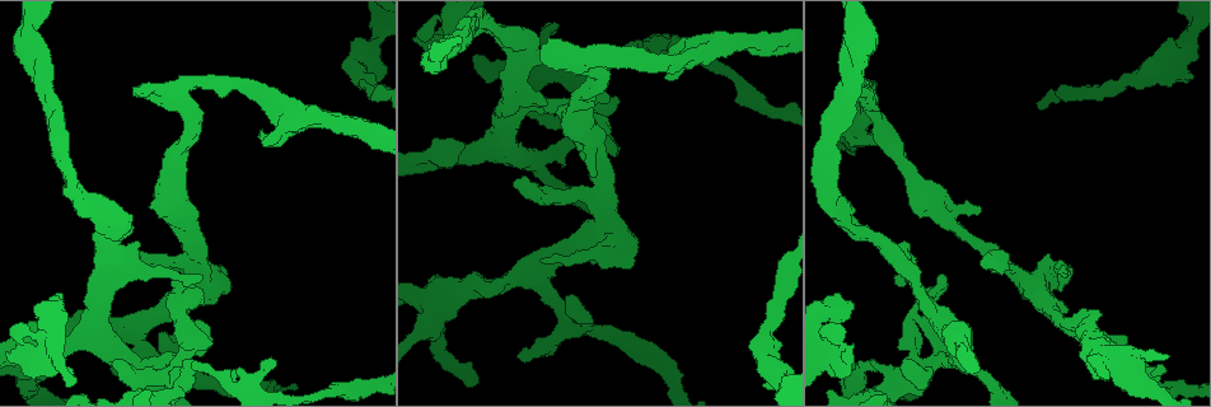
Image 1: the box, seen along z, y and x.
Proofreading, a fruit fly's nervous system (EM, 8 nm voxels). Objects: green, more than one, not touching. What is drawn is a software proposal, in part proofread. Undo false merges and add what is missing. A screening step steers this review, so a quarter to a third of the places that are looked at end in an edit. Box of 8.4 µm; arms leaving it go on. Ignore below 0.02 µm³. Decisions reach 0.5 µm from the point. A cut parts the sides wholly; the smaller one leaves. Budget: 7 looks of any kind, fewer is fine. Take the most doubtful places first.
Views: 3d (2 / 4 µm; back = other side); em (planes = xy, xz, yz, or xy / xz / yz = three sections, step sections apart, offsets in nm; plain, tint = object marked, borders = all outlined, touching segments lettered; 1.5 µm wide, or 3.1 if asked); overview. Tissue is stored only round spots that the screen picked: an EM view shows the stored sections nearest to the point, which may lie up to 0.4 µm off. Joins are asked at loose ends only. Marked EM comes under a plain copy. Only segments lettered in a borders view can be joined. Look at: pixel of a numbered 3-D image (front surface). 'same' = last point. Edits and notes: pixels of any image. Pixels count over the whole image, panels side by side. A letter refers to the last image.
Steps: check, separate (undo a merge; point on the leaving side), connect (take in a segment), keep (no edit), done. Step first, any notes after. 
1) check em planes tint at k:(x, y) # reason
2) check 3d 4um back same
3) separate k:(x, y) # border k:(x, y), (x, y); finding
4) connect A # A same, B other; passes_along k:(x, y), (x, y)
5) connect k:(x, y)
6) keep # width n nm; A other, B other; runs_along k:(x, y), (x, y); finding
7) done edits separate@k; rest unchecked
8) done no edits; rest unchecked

check em yz step 8 borders at 1:(1056, 288) # thick end

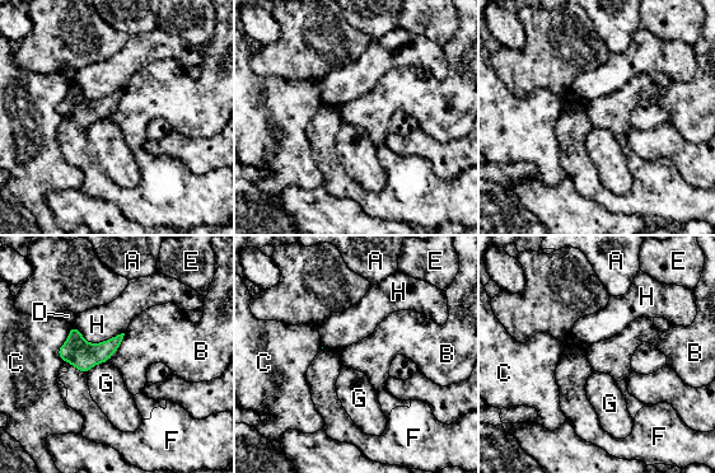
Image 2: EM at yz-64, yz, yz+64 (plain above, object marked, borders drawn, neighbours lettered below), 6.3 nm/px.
keep # A other, B other, C other, D other, E other, F other, G other, H other; none of them fits

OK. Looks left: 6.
check 3d 2um at 1:(830, 201) # sudden change in width

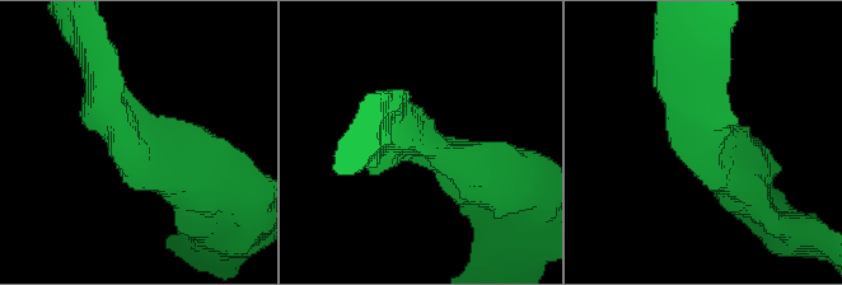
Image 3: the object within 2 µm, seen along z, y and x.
check em planes borders at 3:(127, 147) # need the tissue

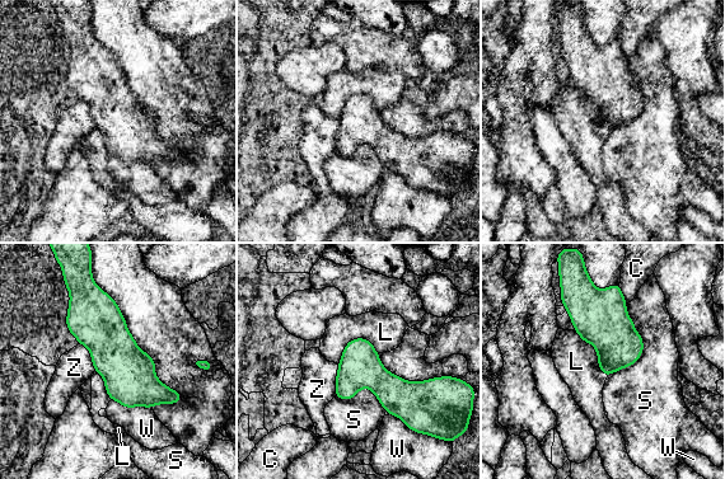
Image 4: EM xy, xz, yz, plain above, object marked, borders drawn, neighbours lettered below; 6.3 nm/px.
keep # width 220 nm; longest_contact S 480 nm; C other, L other, S other, W other, Z other; one neuron here

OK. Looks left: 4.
check 3d 2um back at 1:(626, 343) # a fork

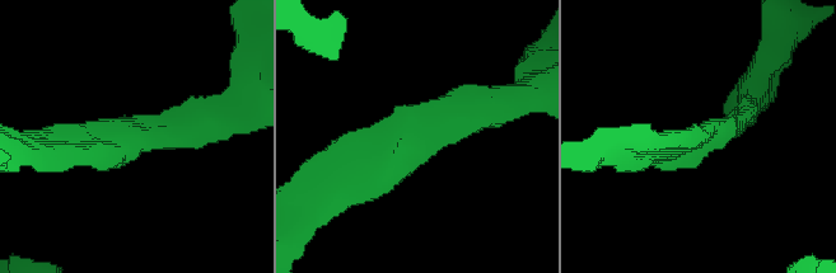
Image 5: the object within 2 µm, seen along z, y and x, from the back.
check em planes tint at 5:(418, 138) # shape alone is not enough

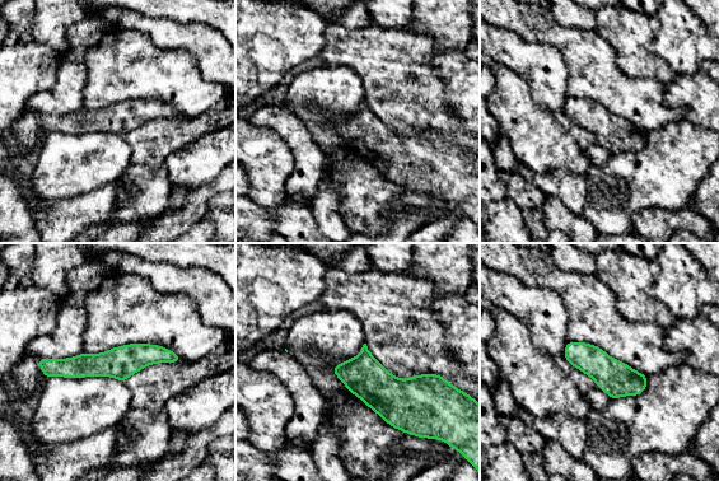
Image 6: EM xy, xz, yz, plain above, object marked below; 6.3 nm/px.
check em planes borders same

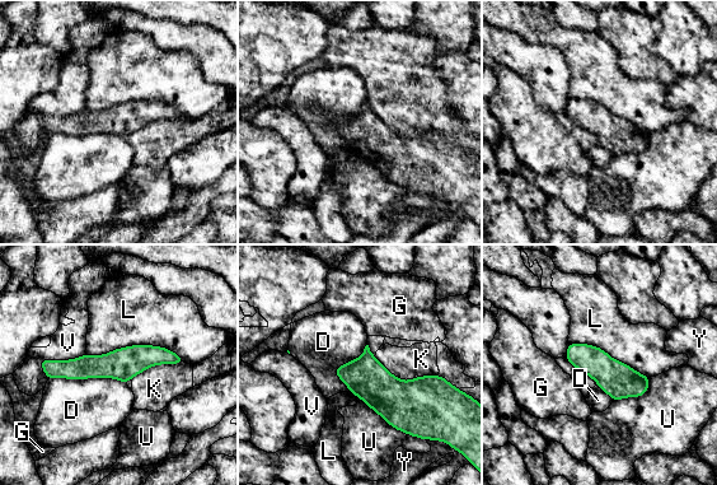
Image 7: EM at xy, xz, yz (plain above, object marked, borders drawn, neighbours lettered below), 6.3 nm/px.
keep # longest_contact L 650 nm; D other, G other, K other, L other, U other, V other, Y other; runs_along 7:(178, 360), (43, 363); continuous, no second neuron

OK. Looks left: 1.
done no edits; rest unchecked

